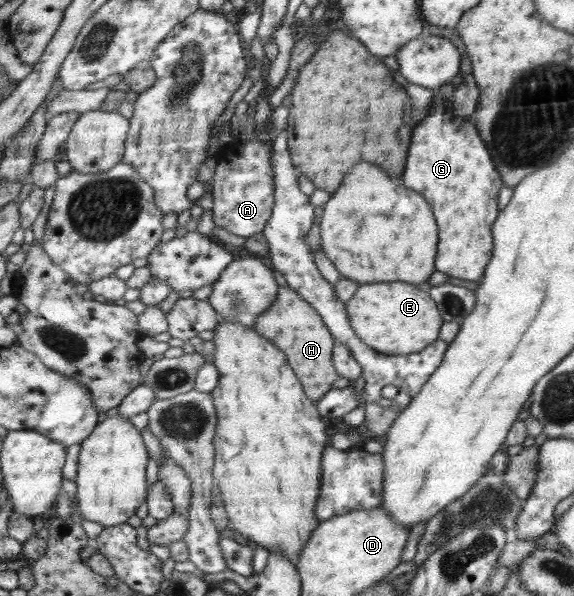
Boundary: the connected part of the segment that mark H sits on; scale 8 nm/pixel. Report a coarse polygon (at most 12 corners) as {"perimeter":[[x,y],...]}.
{"perimeter":[[279,288],[254,330],[285,352],[314,402],[336,380],[332,334]]}

